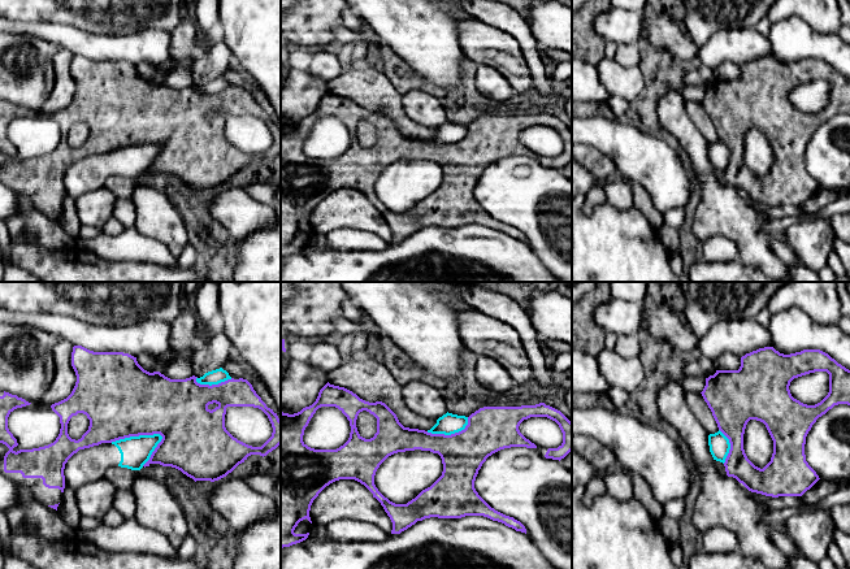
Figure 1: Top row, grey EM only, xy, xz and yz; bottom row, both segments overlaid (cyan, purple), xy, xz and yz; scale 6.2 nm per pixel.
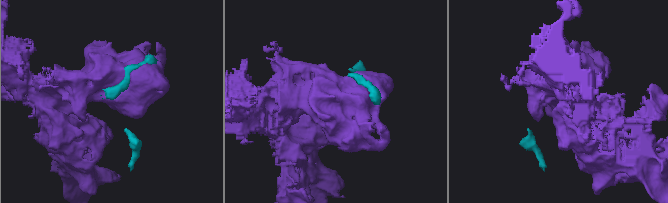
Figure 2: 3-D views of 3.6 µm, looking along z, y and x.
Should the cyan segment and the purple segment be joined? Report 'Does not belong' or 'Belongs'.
Does not belong

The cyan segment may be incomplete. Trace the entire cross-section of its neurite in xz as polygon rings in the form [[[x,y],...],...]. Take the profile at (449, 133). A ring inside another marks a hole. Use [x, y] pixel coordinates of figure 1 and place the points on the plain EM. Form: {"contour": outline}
{"contour": [[[447,121],[437,129],[437,133],[428,142],[451,144],[464,139],[467,134],[468,126]]]}

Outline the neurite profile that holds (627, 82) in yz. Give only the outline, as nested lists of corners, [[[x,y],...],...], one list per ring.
[[[604,57],[598,65],[598,77],[611,96],[626,101],[634,100],[645,87],[645,78],[638,66],[624,66],[613,58]]]

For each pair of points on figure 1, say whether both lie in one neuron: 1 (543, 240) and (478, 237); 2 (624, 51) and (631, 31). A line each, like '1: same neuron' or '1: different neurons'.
1: different neurons
2: different neurons

